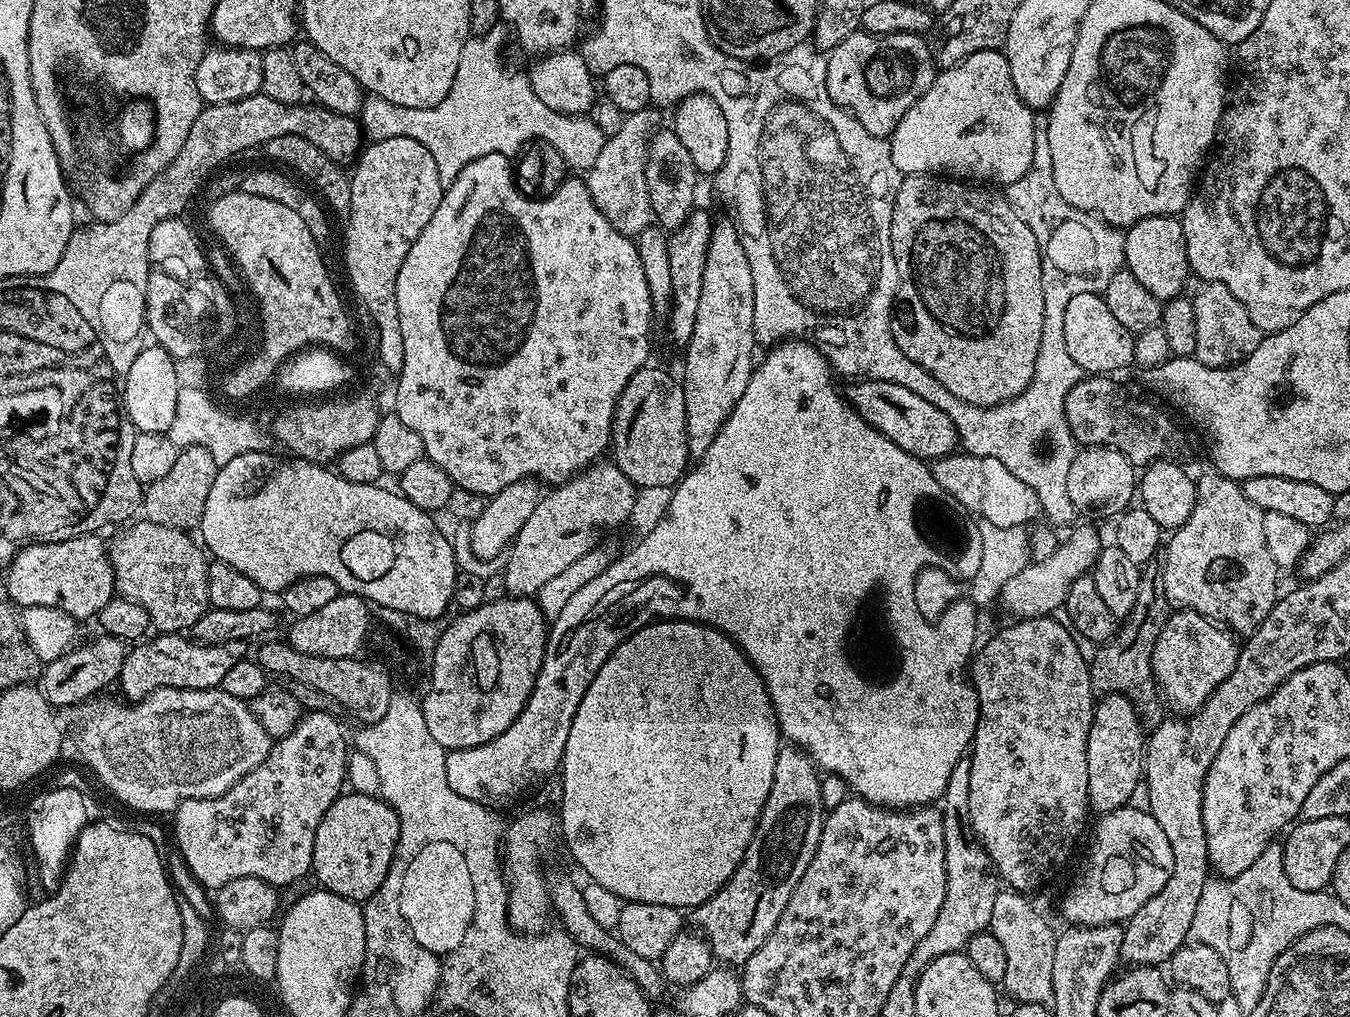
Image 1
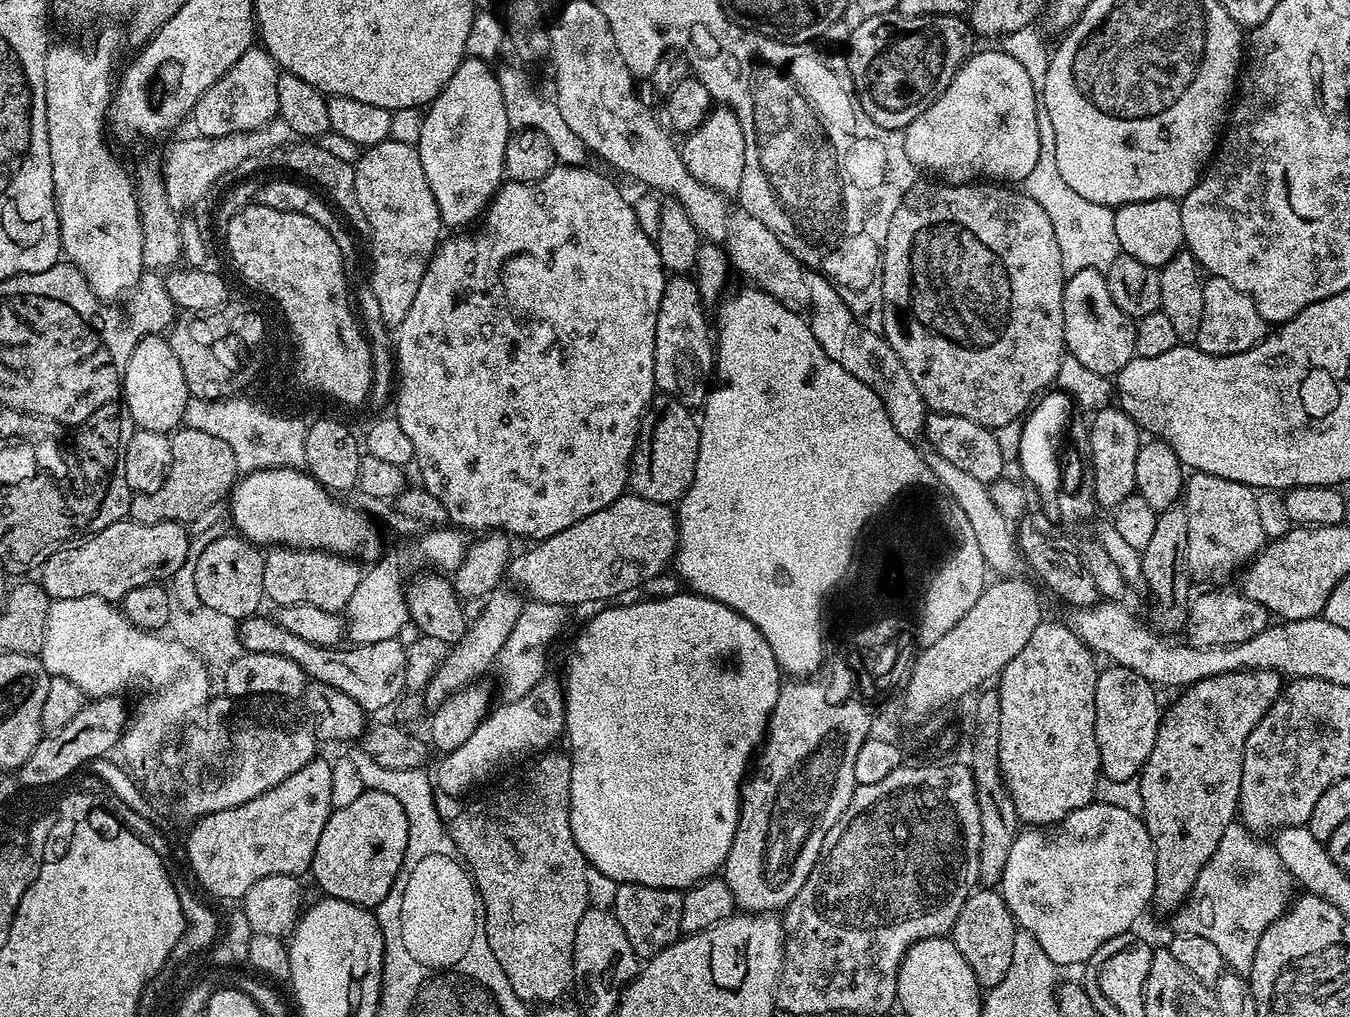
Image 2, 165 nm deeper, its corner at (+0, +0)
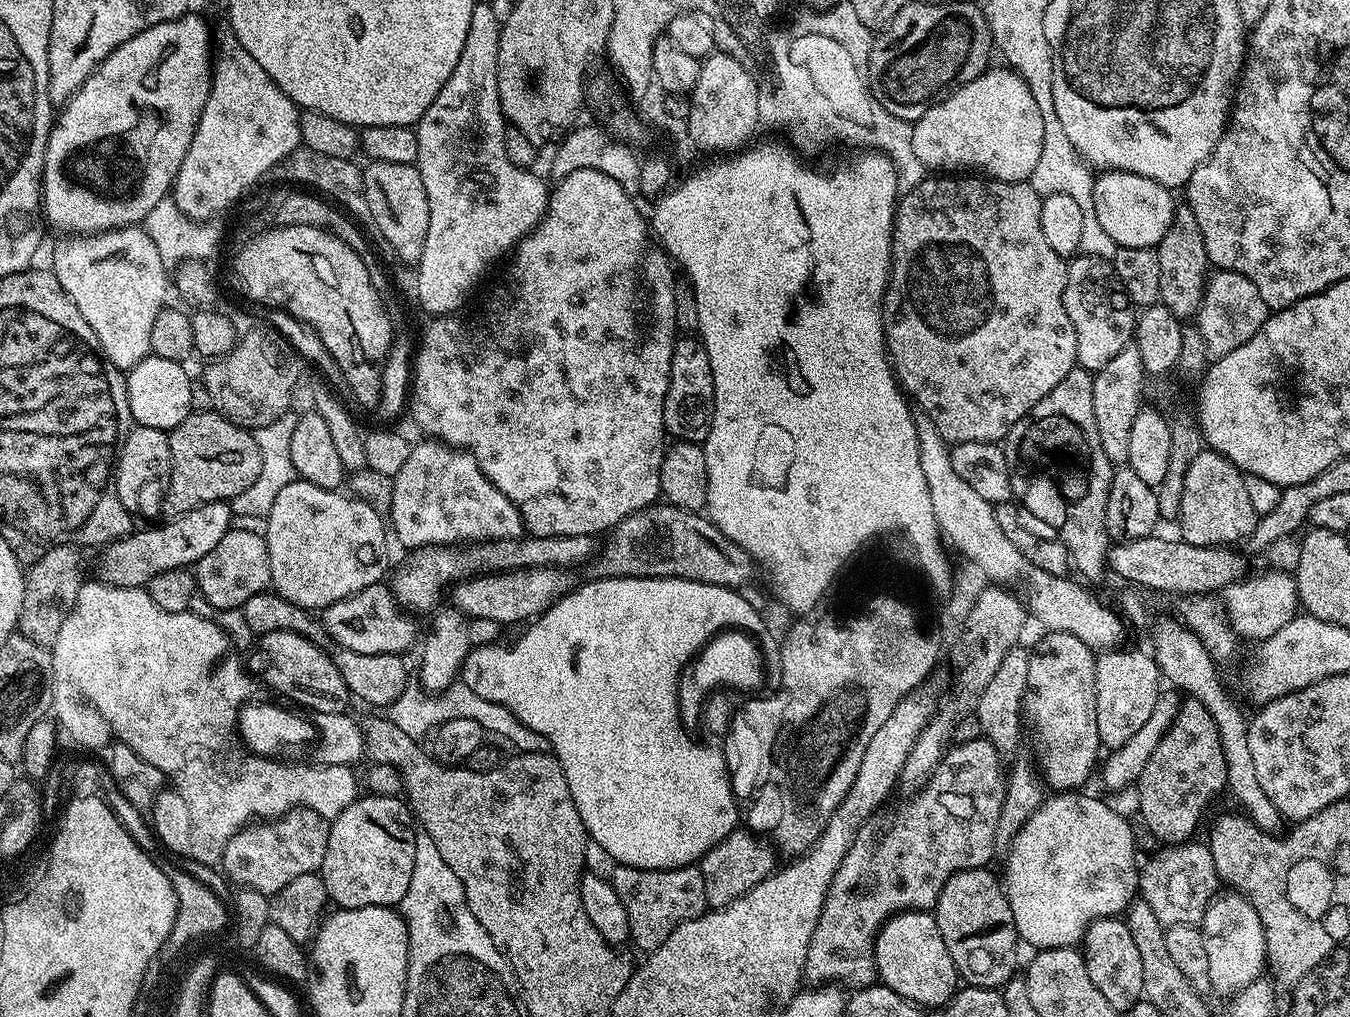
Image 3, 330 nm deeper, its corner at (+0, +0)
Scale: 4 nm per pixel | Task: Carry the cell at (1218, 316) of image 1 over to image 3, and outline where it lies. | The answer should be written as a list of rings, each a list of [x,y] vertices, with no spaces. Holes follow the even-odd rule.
[[[1216,270],[1209,275],[1208,283],[1204,286],[1204,297],[1200,303],[1200,311],[1194,317],[1194,326],[1202,334],[1202,342],[1206,342],[1209,357],[1212,360],[1220,360],[1226,354],[1230,354],[1230,350],[1238,350],[1238,346],[1250,342],[1254,334],[1258,334],[1258,330],[1262,330],[1264,323],[1269,319],[1270,310],[1266,302],[1262,302],[1262,294],[1258,294],[1258,286],[1254,286],[1250,278],[1237,272]]]

